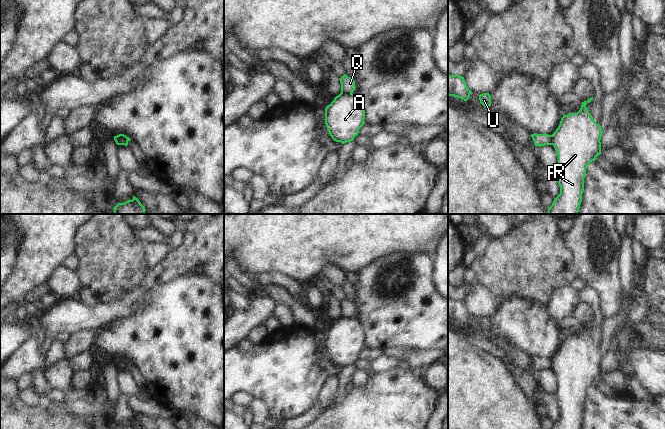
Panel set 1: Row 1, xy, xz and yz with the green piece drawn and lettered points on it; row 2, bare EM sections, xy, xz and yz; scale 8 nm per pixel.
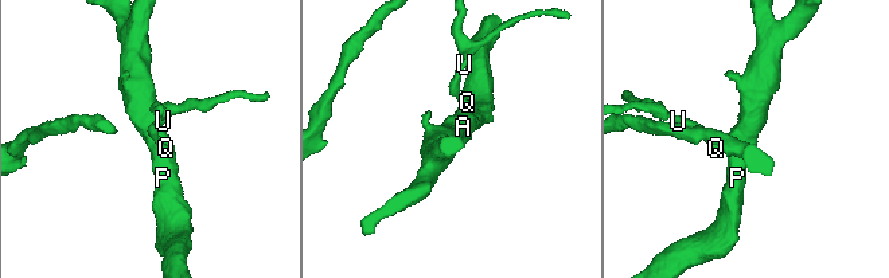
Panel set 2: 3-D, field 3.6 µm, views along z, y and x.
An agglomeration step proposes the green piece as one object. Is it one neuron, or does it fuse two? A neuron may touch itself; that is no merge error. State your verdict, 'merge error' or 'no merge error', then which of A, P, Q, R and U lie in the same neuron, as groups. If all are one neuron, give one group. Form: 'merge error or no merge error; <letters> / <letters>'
merge error; A P R / Q U

